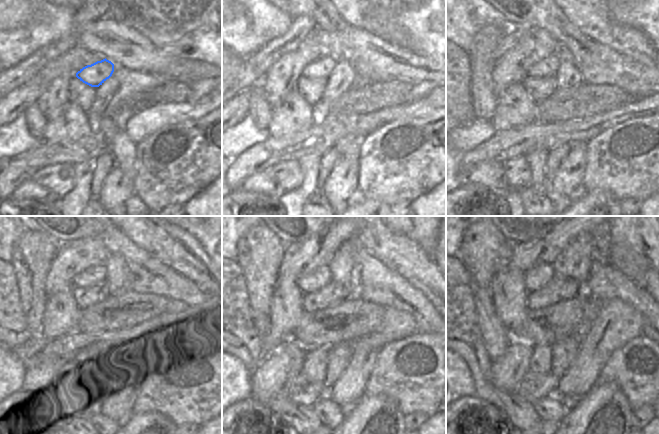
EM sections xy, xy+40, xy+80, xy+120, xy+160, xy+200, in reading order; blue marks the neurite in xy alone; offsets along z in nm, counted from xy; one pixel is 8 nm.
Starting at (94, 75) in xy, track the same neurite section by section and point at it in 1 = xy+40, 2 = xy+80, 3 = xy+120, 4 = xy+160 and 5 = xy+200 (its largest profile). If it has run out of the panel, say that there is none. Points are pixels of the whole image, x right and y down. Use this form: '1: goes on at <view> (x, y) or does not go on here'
1: goes on at xy+40 (322, 68)
2: goes on at xy+80 (547, 67)
3: goes on at xy+120 (94, 276)
4: goes on at xy+160 (315, 279)
5: goes on at xy+200 (539, 276)

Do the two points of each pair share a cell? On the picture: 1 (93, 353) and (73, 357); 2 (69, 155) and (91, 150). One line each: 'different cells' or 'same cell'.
1: same cell
2: same cell

